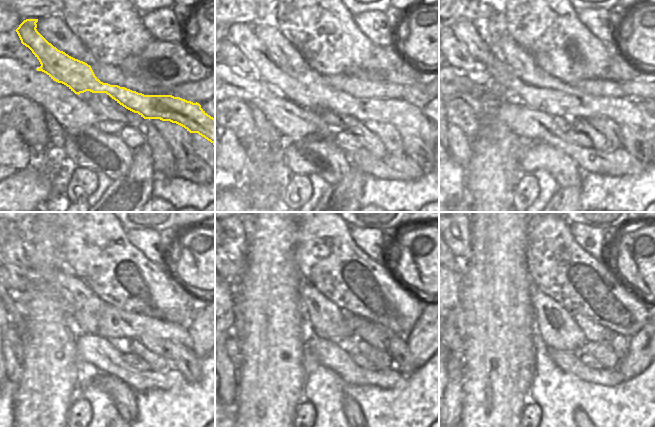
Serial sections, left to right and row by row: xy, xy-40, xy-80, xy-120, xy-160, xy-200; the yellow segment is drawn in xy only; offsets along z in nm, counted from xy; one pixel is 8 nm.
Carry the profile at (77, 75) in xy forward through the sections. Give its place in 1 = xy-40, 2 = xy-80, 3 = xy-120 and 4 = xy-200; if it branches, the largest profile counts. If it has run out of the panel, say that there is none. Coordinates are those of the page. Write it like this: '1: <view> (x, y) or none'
1: xy-40 (408, 118)
2: xy-80 (563, 99)
3: xy-120 (114, 323)
4: xy-200 (459, 238)

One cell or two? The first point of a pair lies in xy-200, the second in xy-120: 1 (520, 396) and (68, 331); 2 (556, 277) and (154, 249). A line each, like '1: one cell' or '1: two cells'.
1: one cell
2: two cells

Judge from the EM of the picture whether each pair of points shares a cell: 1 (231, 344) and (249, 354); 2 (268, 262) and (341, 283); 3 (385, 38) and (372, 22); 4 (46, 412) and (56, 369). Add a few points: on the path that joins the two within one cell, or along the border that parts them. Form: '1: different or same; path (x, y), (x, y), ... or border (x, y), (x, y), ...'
1: different; border (233, 336), (238, 342), (240, 352), (238, 370)
2: different; border (292, 248), (292, 257), (302, 277)
3: same; path (383, 34), (376, 26)
4: same; path (46, 401), (46, 390), (49, 380)

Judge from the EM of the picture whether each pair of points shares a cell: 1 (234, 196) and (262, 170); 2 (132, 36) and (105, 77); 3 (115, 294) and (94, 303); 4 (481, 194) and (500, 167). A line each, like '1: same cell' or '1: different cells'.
1: different cells
2: different cells
3: different cells
4: same cell

